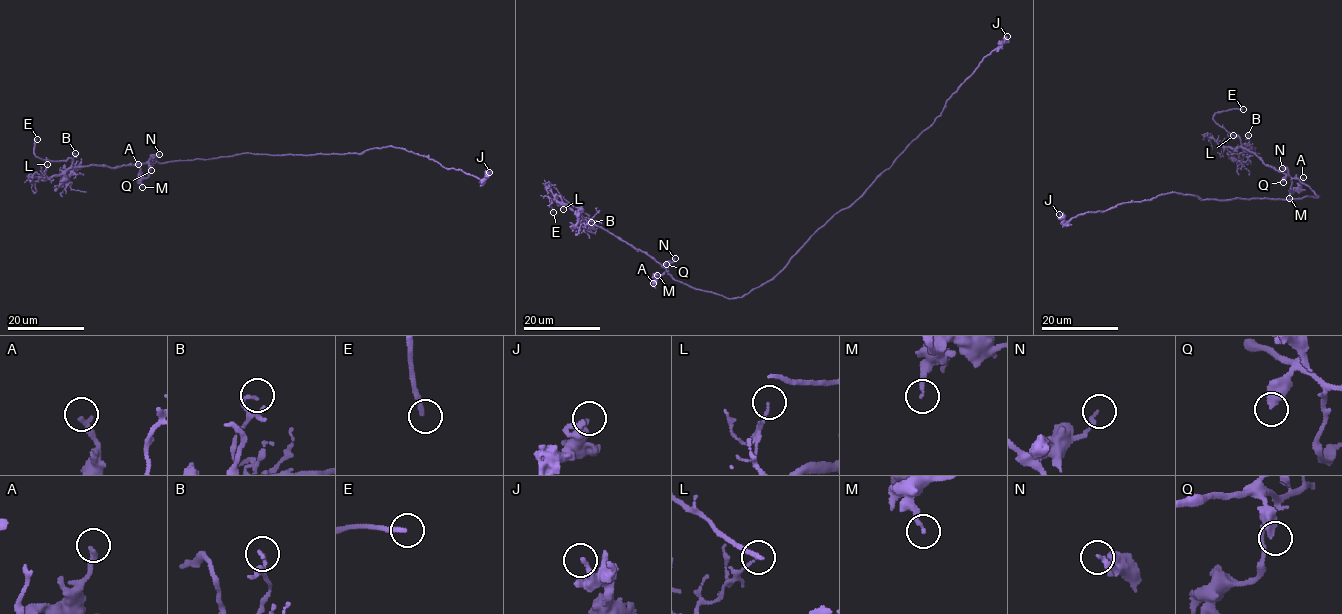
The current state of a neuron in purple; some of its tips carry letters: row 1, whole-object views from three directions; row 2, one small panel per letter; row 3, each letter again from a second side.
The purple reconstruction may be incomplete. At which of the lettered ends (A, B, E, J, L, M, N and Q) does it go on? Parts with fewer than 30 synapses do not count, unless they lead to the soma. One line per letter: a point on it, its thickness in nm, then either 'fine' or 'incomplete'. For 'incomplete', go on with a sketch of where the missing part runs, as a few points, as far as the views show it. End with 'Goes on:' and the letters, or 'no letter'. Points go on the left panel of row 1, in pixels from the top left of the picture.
A: (138, 164) | 240 nm | fine
B: (75, 153) | 150 nm | fine
E: (37, 139) | 200 nm | incomplete
J: (489, 172) | 220 nm | fine
L: (47, 164) | 80 nm | fine
M: (142, 187) | 170 nm | fine
N: (159, 154) | 180 nm | fine
Q: (151, 170) | 440 nm | fine
Goes on: E

